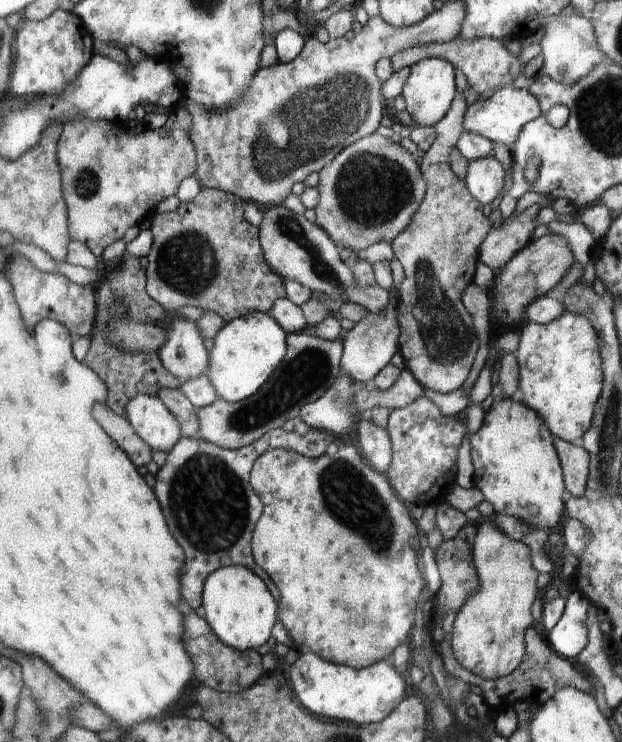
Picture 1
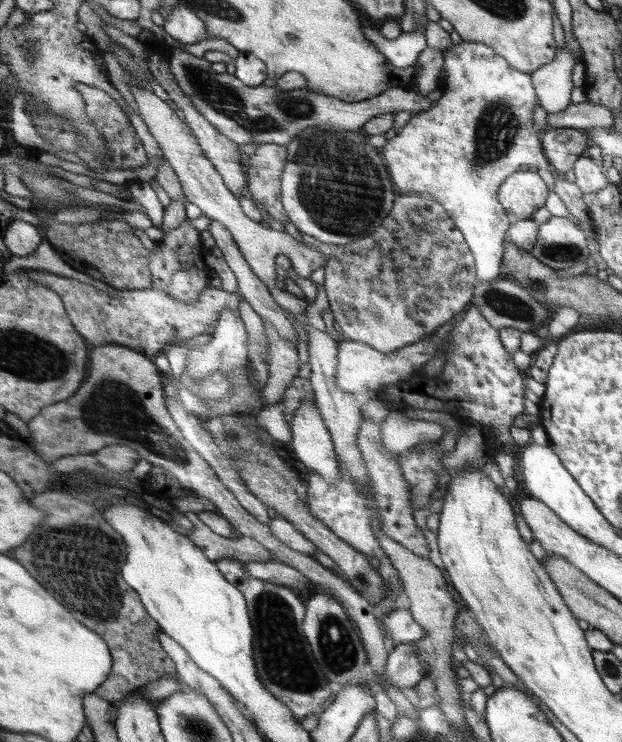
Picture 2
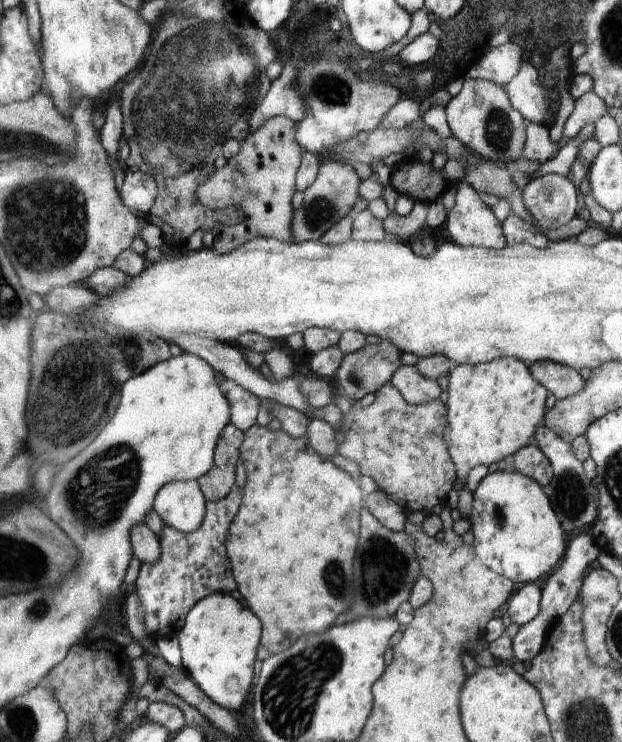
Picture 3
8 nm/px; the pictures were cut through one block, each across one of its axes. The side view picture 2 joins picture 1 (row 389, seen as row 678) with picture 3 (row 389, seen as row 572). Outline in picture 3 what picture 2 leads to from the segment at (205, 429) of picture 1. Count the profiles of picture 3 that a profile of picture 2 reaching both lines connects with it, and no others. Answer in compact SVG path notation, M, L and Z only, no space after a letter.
M224 380L220 386L224 397L230 404L230 422L243 433L256 425L256 415L260 406L260 397L252 394L246 387L231 380Z

